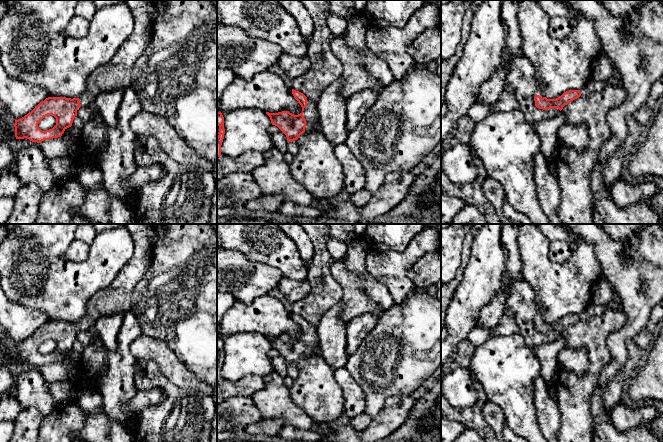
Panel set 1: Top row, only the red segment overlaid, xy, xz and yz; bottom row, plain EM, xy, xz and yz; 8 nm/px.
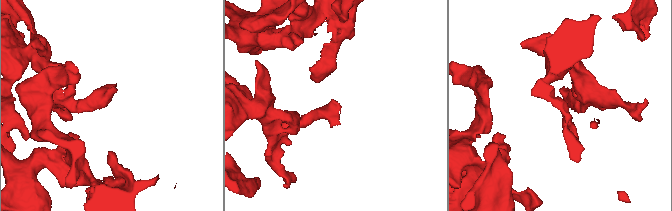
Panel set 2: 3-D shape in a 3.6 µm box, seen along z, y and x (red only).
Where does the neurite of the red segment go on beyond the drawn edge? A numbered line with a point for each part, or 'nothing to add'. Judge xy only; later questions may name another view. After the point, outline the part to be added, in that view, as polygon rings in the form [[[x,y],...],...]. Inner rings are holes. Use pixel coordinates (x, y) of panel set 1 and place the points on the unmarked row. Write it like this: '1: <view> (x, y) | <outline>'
1: xy (117, 298) | [[[153,224],[125,225],[133,238],[133,255],[120,270],[113,284],[88,300],[86,315],[79,322],[81,331],[92,328],[99,317],[130,311],[134,287],[146,274],[150,265],[152,244],[155,240]]]

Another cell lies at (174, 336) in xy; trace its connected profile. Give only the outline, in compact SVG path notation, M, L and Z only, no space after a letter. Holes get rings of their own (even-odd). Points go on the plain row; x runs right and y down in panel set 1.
M153 224L155 240L146 274L133 290L131 311L137 317L142 334L162 340L187 368L200 380L217 387L217 232L210 224Z

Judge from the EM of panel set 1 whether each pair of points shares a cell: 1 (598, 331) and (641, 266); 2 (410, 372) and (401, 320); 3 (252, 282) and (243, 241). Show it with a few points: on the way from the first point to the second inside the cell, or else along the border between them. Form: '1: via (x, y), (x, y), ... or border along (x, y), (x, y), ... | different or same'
1: border along (621, 310), (625, 317), (625, 323), (612, 332) | different
2: via (406, 359), (405, 333) | same
3: border along (227, 248), (239, 250), (250, 260), (269, 266) | different

